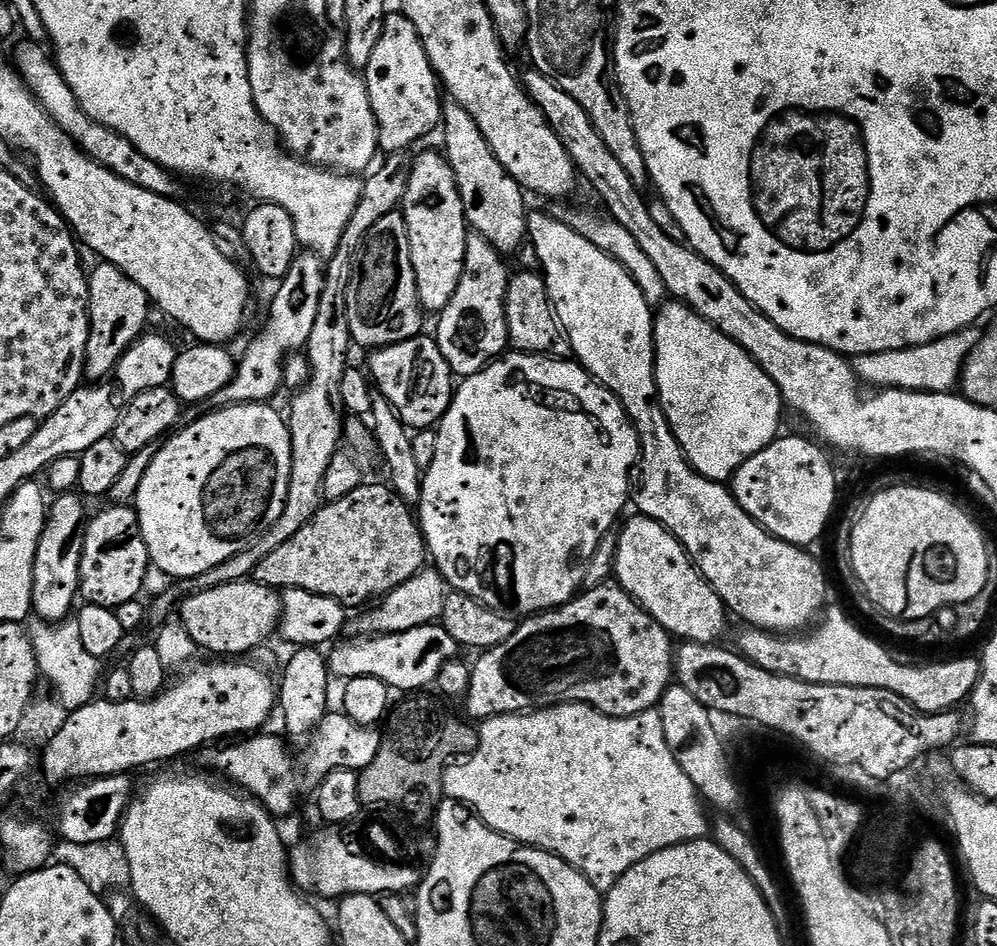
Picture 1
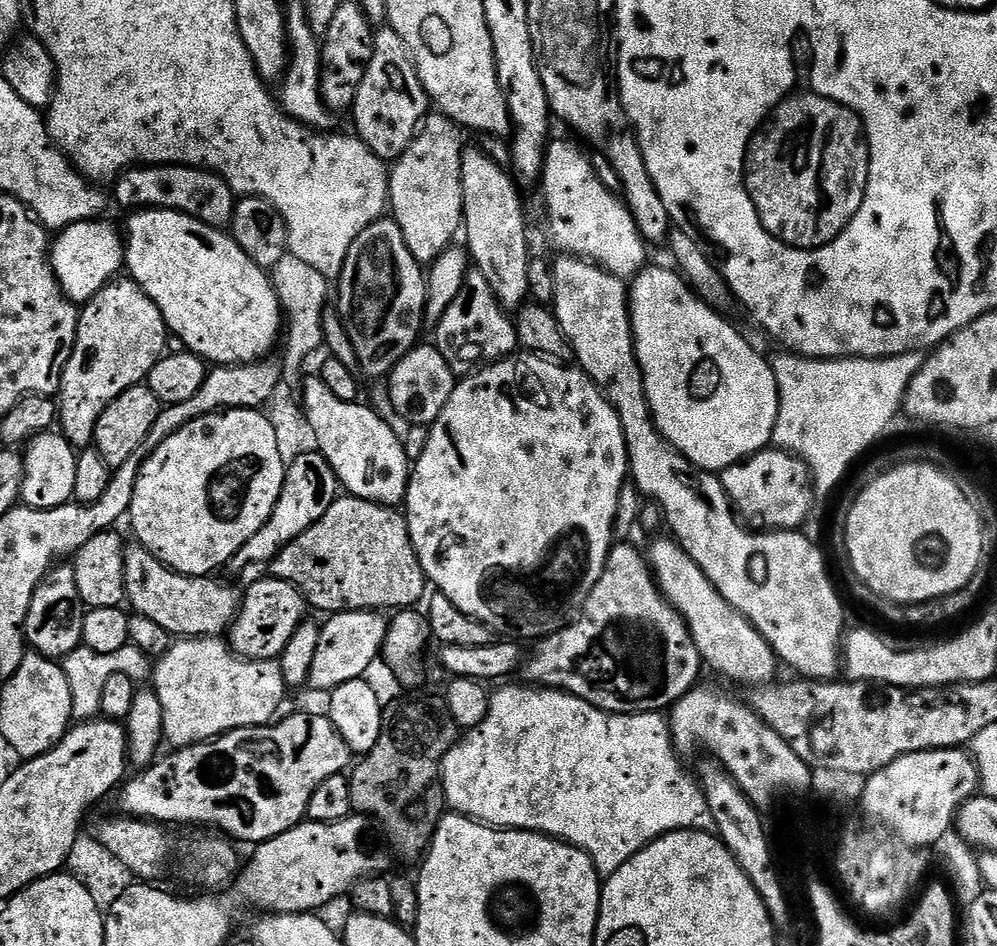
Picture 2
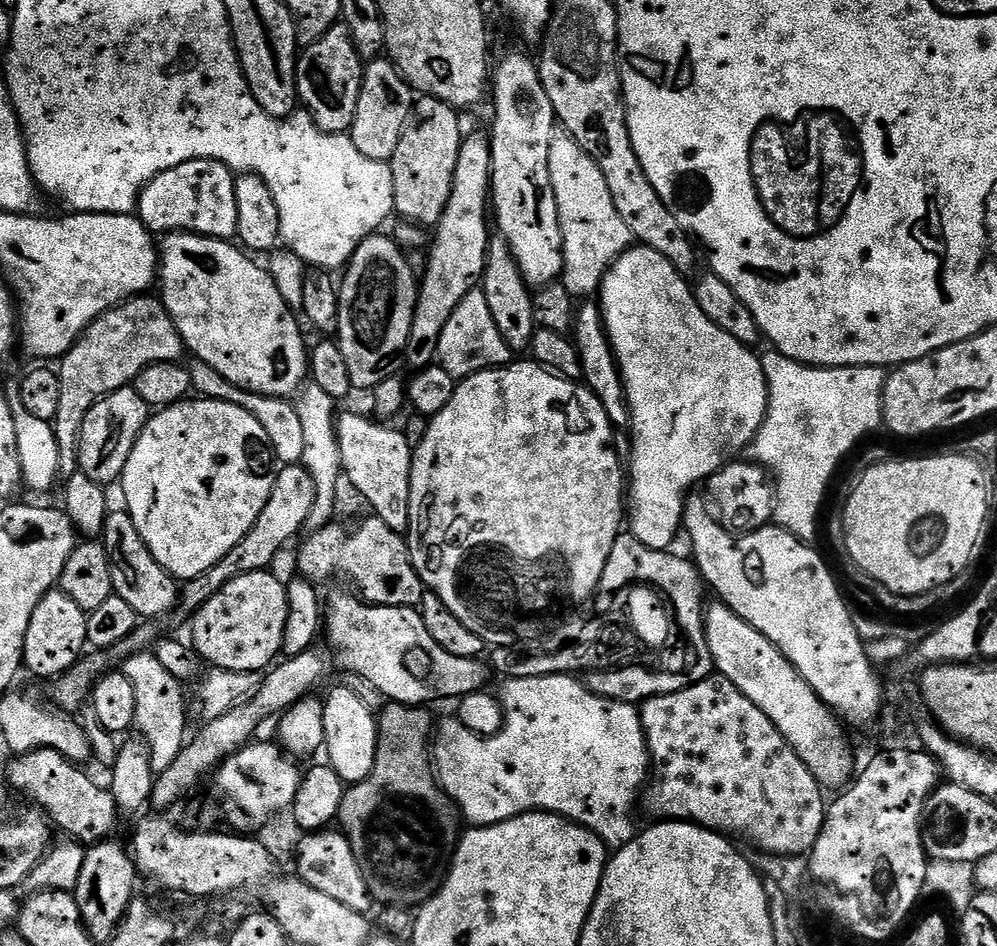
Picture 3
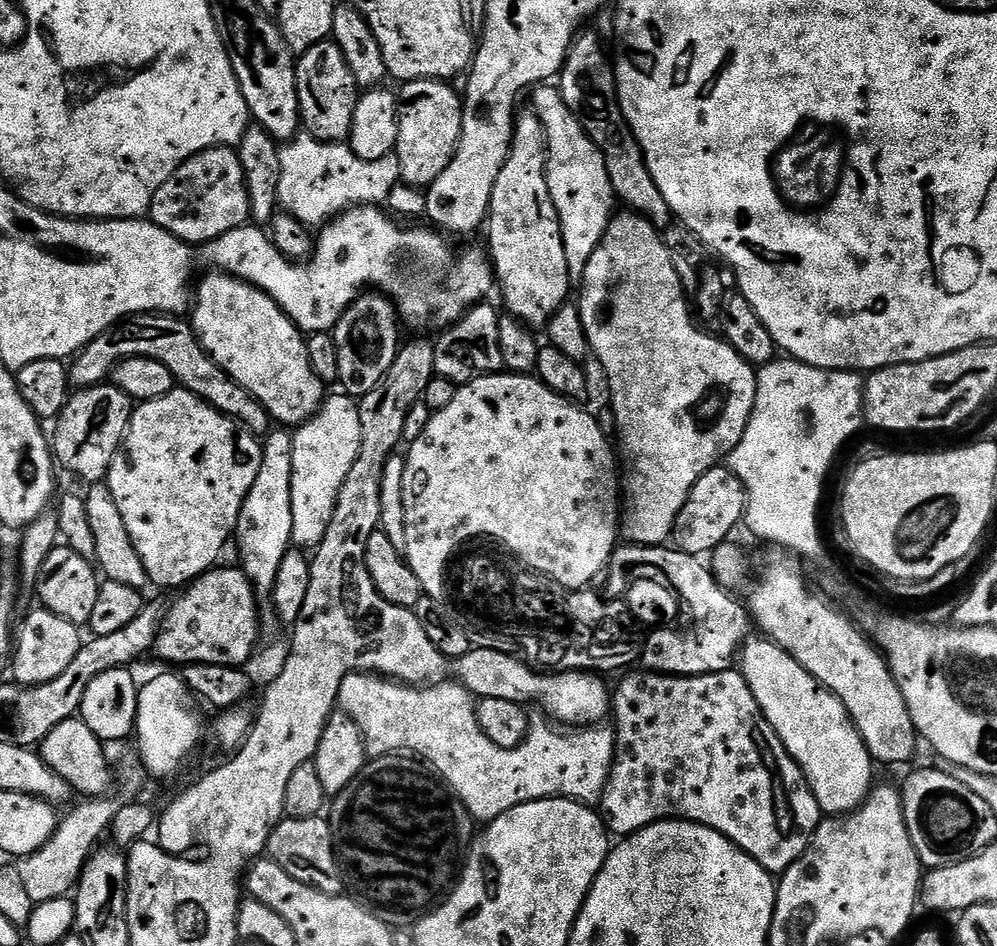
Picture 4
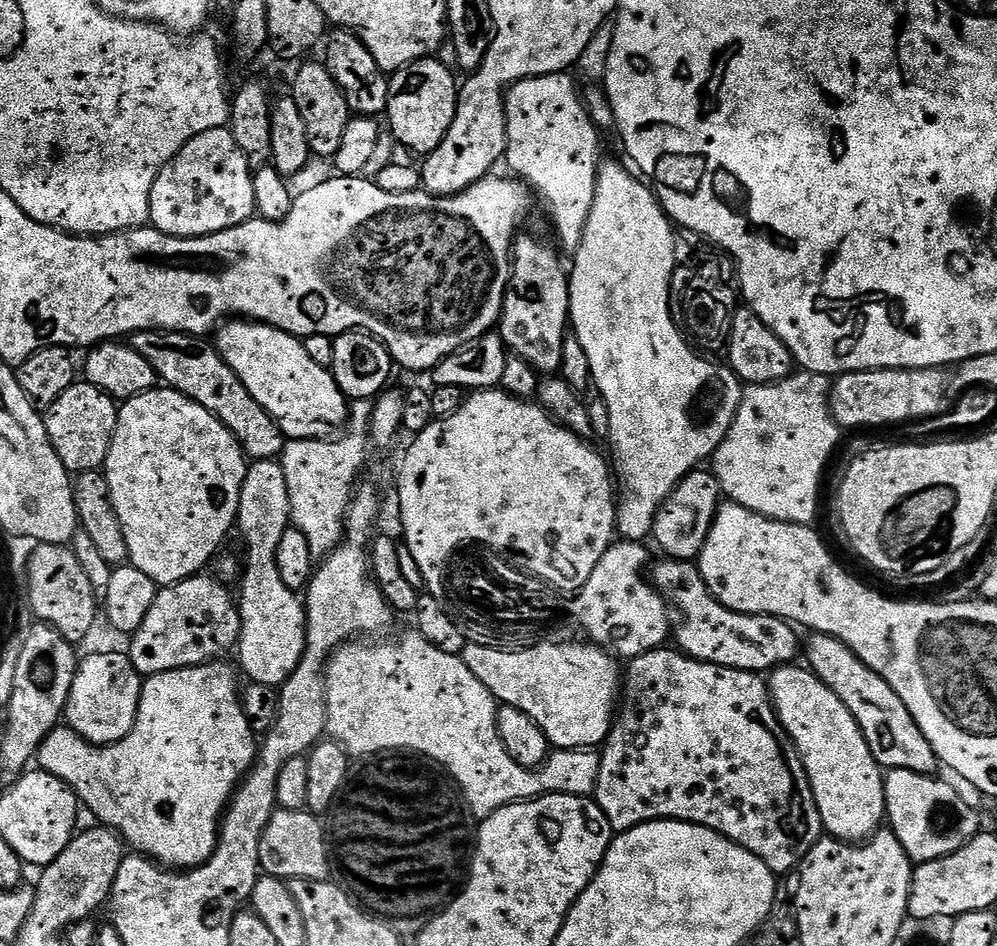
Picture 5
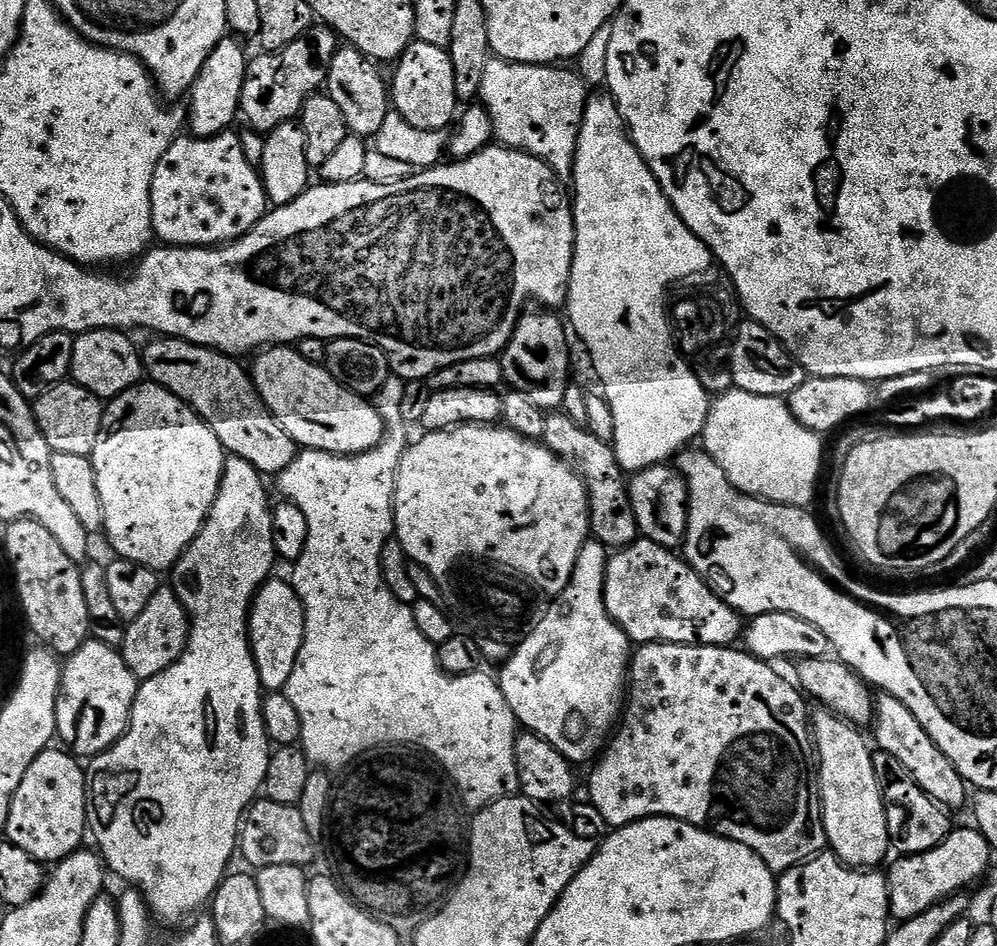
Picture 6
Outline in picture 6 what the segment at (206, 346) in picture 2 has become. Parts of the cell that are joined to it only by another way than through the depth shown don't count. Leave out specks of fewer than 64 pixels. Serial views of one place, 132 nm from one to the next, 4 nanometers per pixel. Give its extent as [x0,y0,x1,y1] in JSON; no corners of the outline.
[250,346,384,456]

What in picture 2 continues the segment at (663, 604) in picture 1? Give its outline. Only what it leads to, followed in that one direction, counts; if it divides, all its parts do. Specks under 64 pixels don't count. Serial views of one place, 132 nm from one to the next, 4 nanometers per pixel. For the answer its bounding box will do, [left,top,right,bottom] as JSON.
[646,539,778,686]

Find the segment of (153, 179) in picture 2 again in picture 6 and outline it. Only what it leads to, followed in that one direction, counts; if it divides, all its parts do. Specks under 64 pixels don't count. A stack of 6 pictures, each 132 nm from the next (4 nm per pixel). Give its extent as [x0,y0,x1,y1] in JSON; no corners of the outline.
[152,130,270,248]

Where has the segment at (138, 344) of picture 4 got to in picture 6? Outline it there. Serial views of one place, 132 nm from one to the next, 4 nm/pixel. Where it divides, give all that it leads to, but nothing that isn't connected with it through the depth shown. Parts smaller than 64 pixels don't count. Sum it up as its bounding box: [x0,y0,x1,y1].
[141,337,298,474]

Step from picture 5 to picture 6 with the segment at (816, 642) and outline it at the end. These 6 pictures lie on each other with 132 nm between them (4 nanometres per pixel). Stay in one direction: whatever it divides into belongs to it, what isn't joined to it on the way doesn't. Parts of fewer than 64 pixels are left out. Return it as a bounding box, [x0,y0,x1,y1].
[875,694,970,810]

